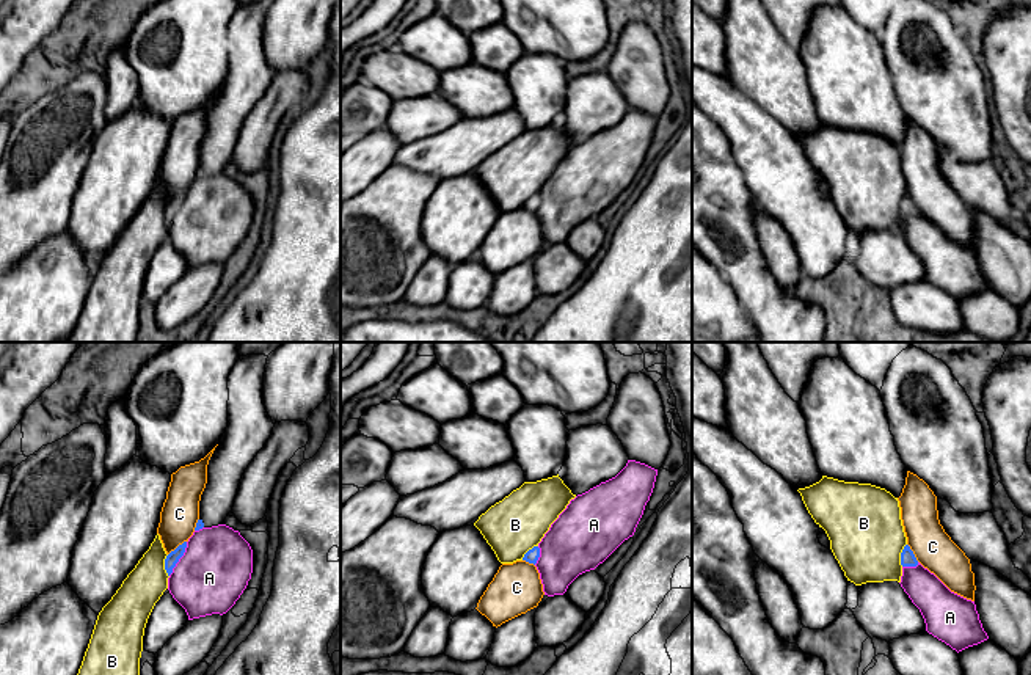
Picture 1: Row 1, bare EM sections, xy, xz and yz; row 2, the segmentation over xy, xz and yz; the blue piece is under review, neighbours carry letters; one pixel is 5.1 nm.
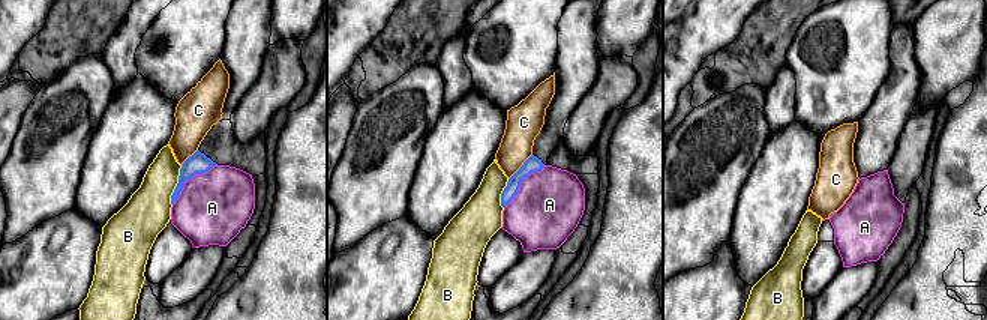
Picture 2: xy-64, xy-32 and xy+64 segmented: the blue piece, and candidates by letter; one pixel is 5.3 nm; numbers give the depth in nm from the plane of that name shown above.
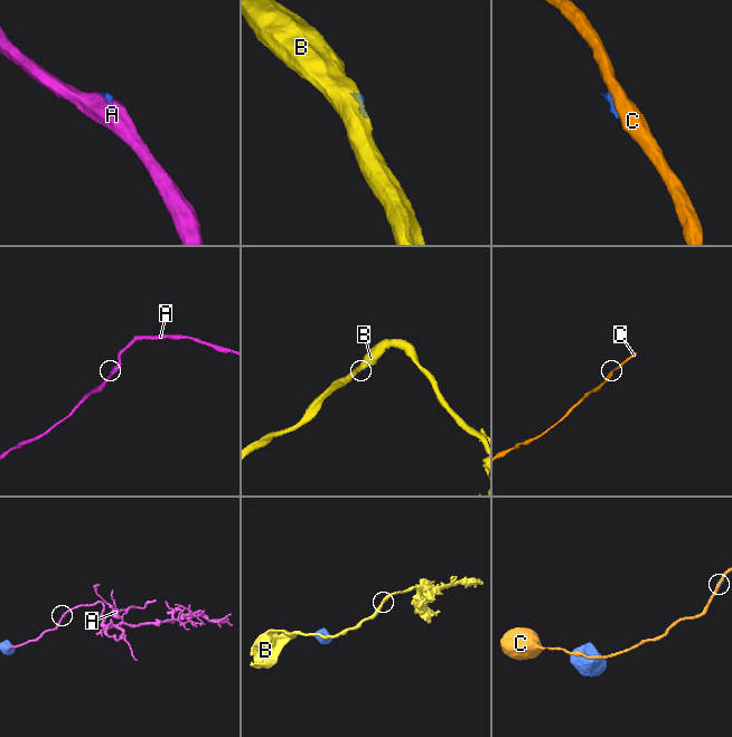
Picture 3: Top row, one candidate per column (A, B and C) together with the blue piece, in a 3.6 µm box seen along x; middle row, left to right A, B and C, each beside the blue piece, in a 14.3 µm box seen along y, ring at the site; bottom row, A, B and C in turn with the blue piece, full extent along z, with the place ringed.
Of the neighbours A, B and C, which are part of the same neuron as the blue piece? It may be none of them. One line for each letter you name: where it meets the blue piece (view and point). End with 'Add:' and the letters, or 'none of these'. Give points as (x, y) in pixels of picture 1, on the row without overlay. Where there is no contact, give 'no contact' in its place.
A: contact xy (179, 206)
Add: A

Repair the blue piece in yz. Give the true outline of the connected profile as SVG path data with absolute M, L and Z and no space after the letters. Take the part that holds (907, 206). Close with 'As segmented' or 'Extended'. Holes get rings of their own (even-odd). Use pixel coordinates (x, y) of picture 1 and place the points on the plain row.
M909 193L901 201L901 213L899 232L920 257L929 283L957 301L989 287L975 250L951 240L916 209Z. Extended

